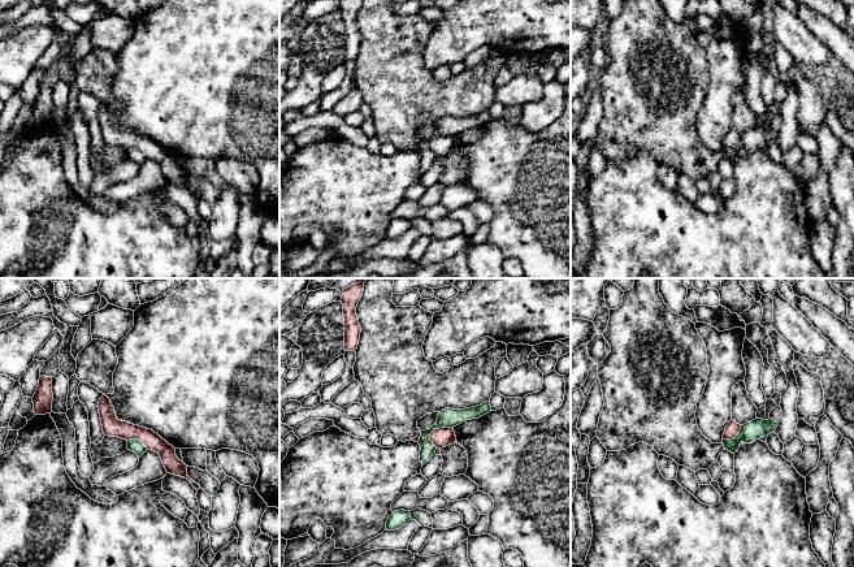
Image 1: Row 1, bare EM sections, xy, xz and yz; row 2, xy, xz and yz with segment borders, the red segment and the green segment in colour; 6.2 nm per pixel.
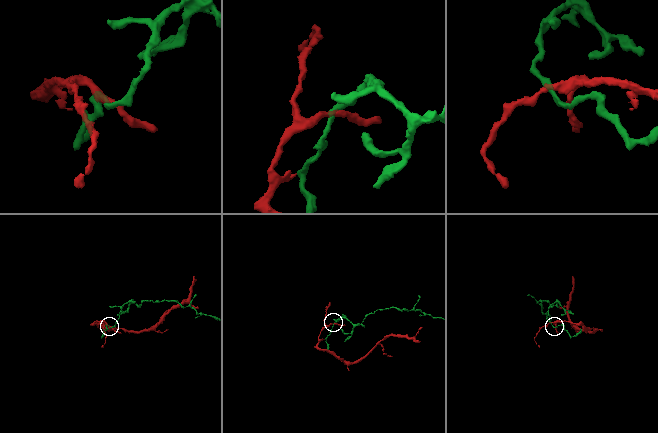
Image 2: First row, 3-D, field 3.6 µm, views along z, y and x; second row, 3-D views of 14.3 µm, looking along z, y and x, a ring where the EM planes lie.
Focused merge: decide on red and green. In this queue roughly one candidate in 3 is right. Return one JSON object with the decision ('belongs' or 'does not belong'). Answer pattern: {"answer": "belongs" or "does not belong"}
{"answer": "does not belong"}

